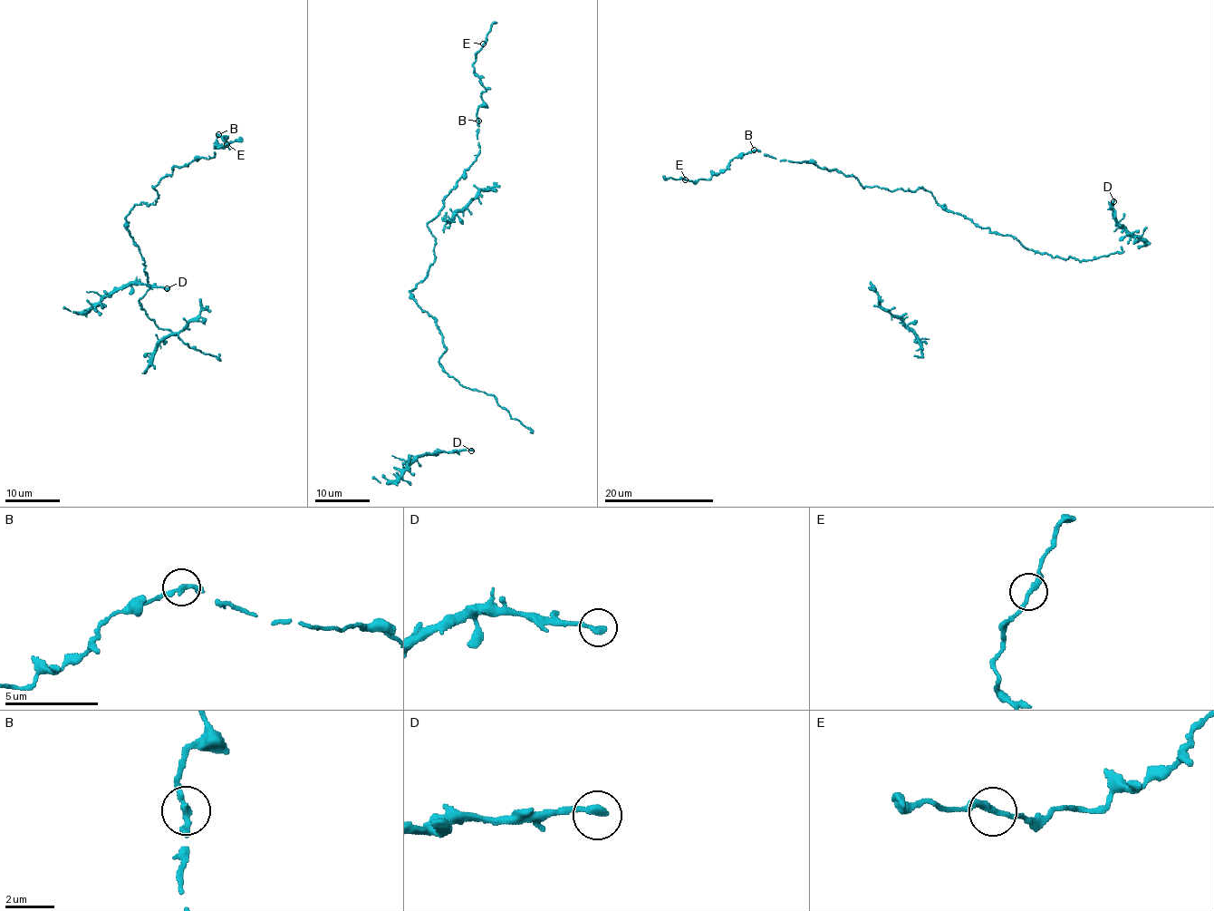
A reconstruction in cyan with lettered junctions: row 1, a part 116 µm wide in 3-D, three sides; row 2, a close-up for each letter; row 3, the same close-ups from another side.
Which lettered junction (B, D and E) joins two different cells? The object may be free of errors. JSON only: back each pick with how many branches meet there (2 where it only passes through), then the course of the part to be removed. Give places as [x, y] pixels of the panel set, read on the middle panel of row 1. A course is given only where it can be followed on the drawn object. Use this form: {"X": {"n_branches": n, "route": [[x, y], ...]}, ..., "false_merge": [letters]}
{"false_merge": []}

